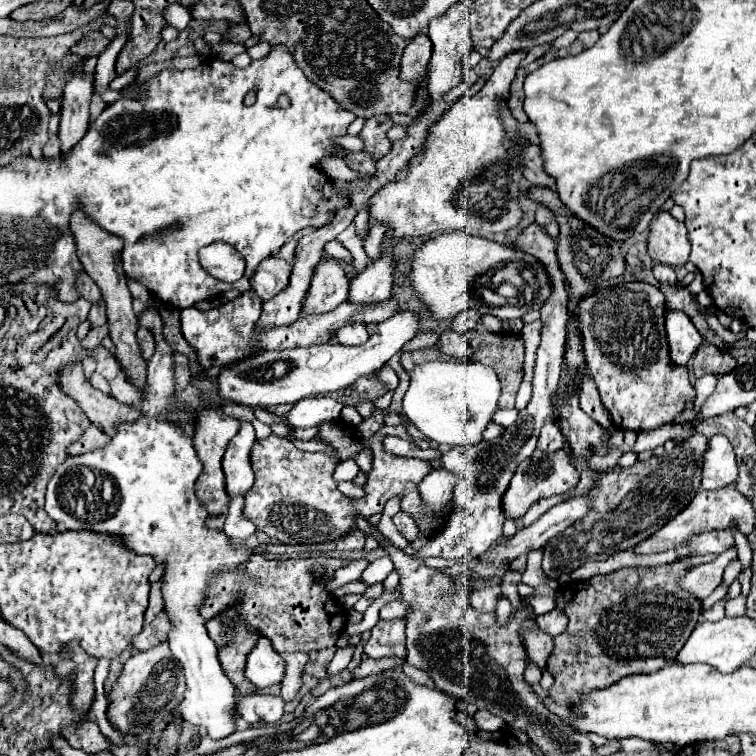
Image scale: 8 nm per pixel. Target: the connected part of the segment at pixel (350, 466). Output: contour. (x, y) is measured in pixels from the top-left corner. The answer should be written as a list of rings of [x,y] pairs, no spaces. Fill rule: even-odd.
[[[348,459],[344,463],[338,464],[333,477],[337,482],[352,481],[360,471],[355,459]]]

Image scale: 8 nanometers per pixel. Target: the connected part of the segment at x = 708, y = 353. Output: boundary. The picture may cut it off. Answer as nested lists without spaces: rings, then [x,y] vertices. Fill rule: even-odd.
[[[702,346],[694,360],[694,370],[700,368],[700,376],[704,374],[728,374],[736,368],[736,358],[716,346]]]

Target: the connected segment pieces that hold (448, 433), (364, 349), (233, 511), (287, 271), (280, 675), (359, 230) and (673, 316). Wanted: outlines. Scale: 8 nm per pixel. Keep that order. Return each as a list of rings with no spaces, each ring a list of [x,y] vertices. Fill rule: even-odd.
[[[444,360],[424,362],[410,372],[410,388],[404,394],[404,414],[418,430],[438,444],[476,444],[492,422],[500,400],[500,380],[490,366],[480,362]]]
[[[402,310],[392,318],[376,324],[376,332],[370,334],[366,344],[342,346],[342,344],[320,344],[308,348],[292,348],[280,352],[266,352],[254,360],[242,360],[234,368],[222,370],[218,374],[220,396],[244,406],[268,408],[274,404],[296,404],[302,398],[336,392],[352,386],[360,376],[378,372],[394,354],[398,354],[404,344],[408,344],[420,330],[420,318],[412,310]],[[284,360],[288,372],[282,378],[274,378],[274,362]]]
[[[236,496],[230,504],[226,522],[224,522],[224,534],[234,540],[244,540],[246,536],[256,532],[256,526],[250,520],[244,520],[244,498]]]
[[[270,256],[268,260],[260,262],[260,268],[256,268],[256,272],[252,274],[250,286],[252,290],[258,292],[262,300],[268,300],[288,286],[290,276],[292,276],[292,264],[276,256]]]
[[[260,636],[256,648],[248,654],[246,678],[258,688],[268,688],[272,684],[282,684],[286,672],[284,660],[272,648],[270,640]]]
[[[361,210],[360,212],[358,212],[358,214],[355,216],[353,220],[353,224],[356,228],[356,233],[362,240],[365,240],[368,234],[368,219],[368,211]]]
[[[668,310],[666,334],[668,334],[668,344],[670,344],[674,364],[682,364],[682,366],[688,364],[692,354],[702,344],[702,336],[694,328],[688,314],[682,310]]]

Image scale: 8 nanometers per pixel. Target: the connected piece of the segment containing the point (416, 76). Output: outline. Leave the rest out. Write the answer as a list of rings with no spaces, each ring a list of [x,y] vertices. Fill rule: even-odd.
[[[420,32],[420,36],[414,36],[412,40],[408,40],[408,46],[404,48],[404,56],[402,56],[400,76],[404,80],[424,82],[426,80],[424,70],[428,68],[430,54],[432,54],[432,42],[424,32]]]

